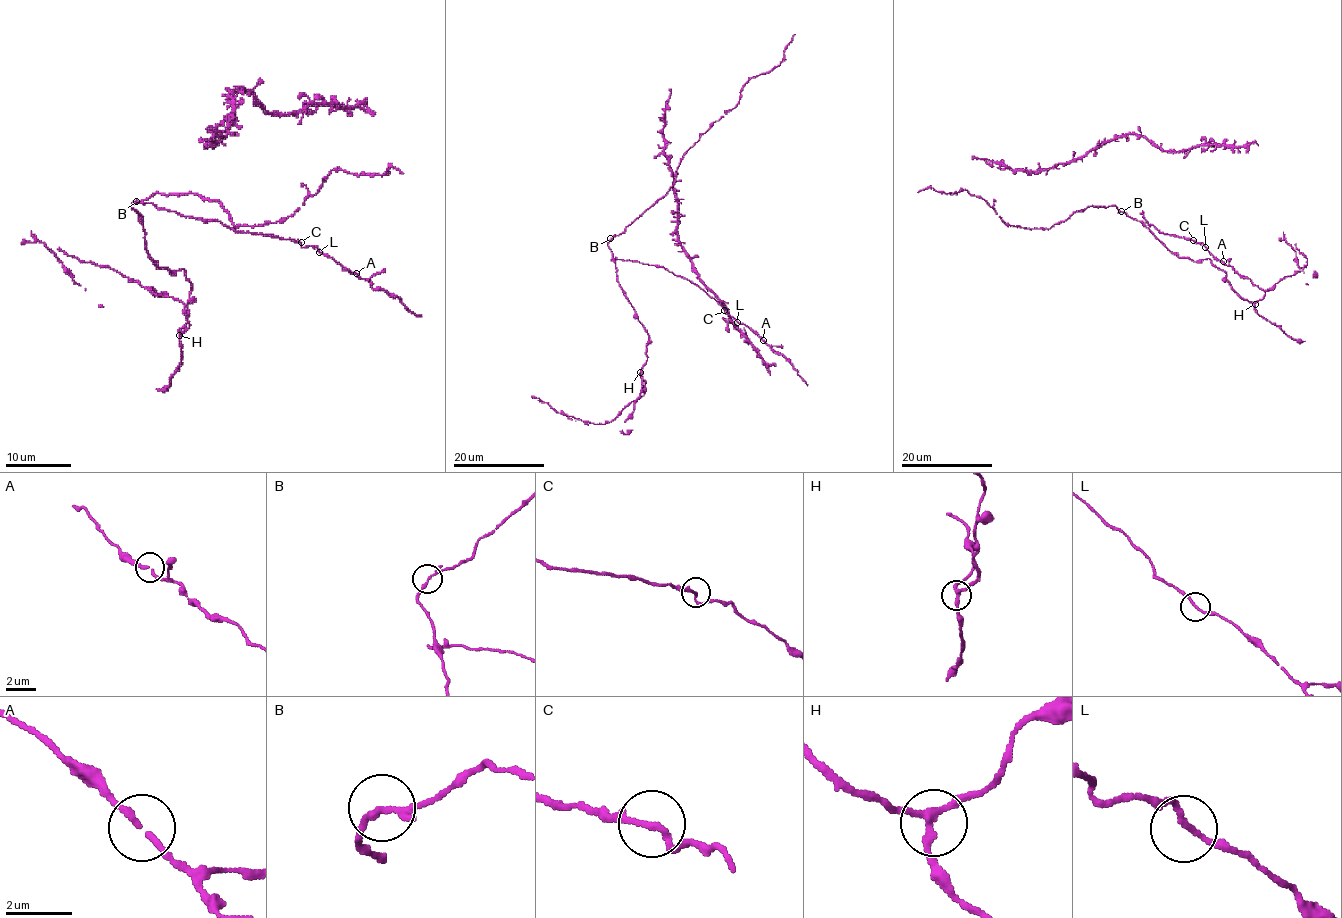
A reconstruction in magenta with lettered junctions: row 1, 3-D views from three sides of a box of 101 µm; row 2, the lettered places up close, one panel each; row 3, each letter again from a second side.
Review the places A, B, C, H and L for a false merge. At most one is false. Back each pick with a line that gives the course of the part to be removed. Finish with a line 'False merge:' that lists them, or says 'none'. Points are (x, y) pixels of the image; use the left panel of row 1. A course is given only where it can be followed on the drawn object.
False merge: none

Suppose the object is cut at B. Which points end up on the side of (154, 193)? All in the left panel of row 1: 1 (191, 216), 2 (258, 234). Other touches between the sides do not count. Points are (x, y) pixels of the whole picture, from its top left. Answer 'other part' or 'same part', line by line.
1: other part
2: other part

